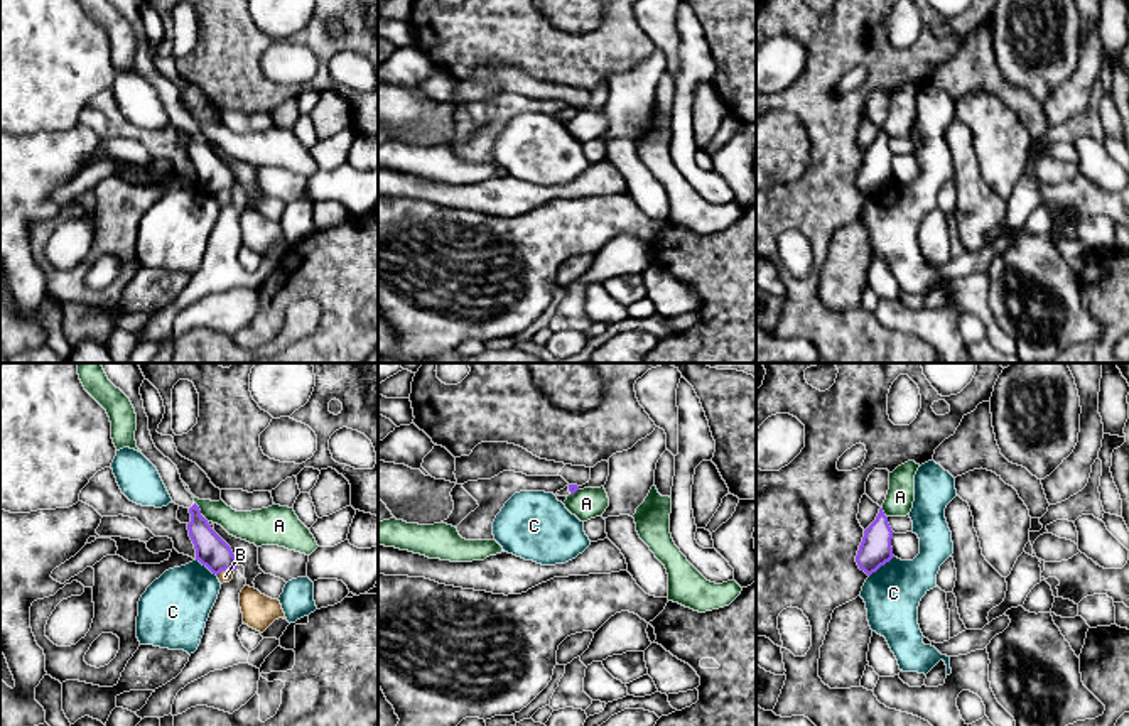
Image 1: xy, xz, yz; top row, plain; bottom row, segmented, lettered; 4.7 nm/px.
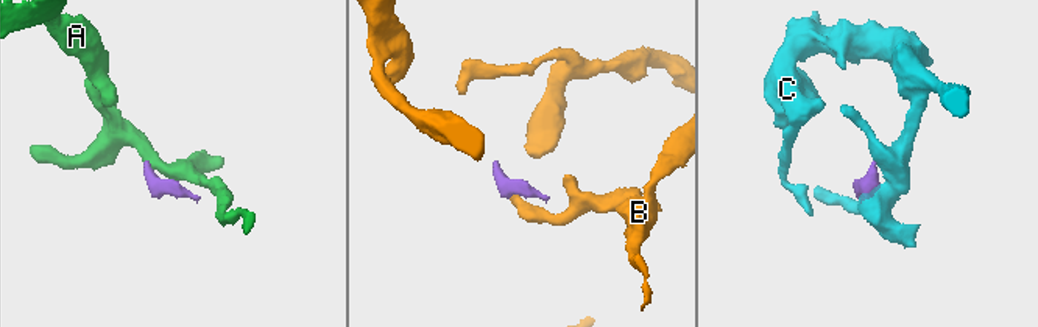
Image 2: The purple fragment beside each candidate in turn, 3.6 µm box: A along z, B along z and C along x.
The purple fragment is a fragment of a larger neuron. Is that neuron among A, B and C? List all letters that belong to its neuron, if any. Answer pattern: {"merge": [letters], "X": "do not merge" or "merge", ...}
{"merge": [], "A": "do not merge", "B": "do not merge", "C": "do not merge"}

